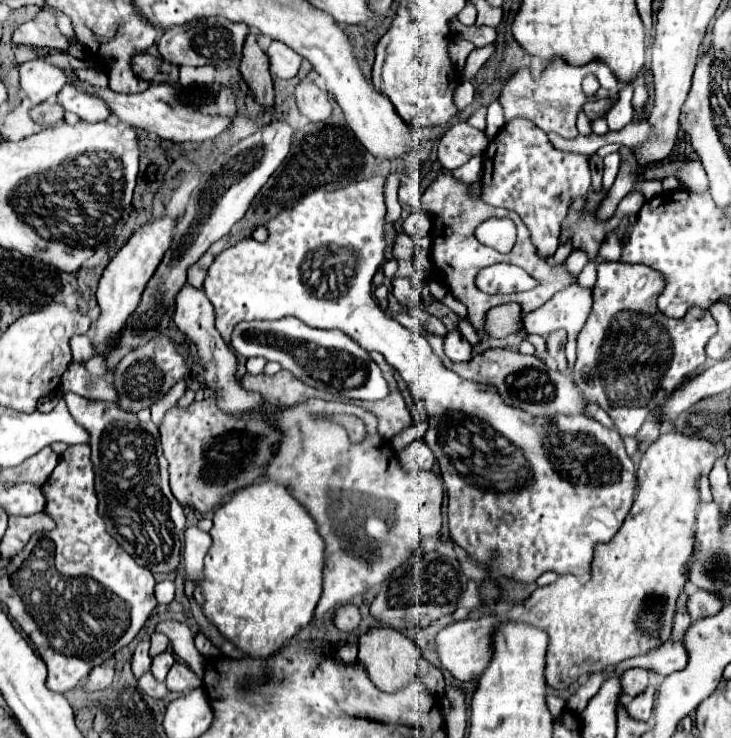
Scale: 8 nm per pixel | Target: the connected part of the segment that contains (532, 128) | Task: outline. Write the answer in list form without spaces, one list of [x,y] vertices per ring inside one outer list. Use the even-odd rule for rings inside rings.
[[[514,119],[506,123],[484,151],[484,175],[480,199],[494,207],[516,211],[532,233],[540,255],[552,257],[562,233],[568,205],[590,191],[588,155],[554,149],[548,135],[532,121]]]

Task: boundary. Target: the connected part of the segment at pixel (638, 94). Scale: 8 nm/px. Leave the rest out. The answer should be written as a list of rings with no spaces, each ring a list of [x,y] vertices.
[[[636,85],[636,87],[634,87],[634,99],[632,99],[634,109],[644,109],[644,107],[646,107],[646,101],[648,101],[646,85]]]

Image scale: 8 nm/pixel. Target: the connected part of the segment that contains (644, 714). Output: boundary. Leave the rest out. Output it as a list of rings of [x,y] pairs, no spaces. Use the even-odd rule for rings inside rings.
[[[648,685],[646,691],[642,691],[640,695],[636,695],[634,699],[630,699],[626,703],[626,709],[628,709],[628,713],[634,719],[648,721],[650,719],[650,713],[652,713],[652,707],[654,707],[654,699],[656,699],[656,687]]]

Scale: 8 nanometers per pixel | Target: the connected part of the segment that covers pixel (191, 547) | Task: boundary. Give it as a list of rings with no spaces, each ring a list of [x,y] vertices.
[[[188,527],[184,531],[184,567],[186,575],[196,581],[196,591],[194,597],[198,603],[202,603],[202,593],[200,593],[200,581],[202,581],[202,567],[204,567],[204,557],[210,549],[212,537],[198,527]]]

